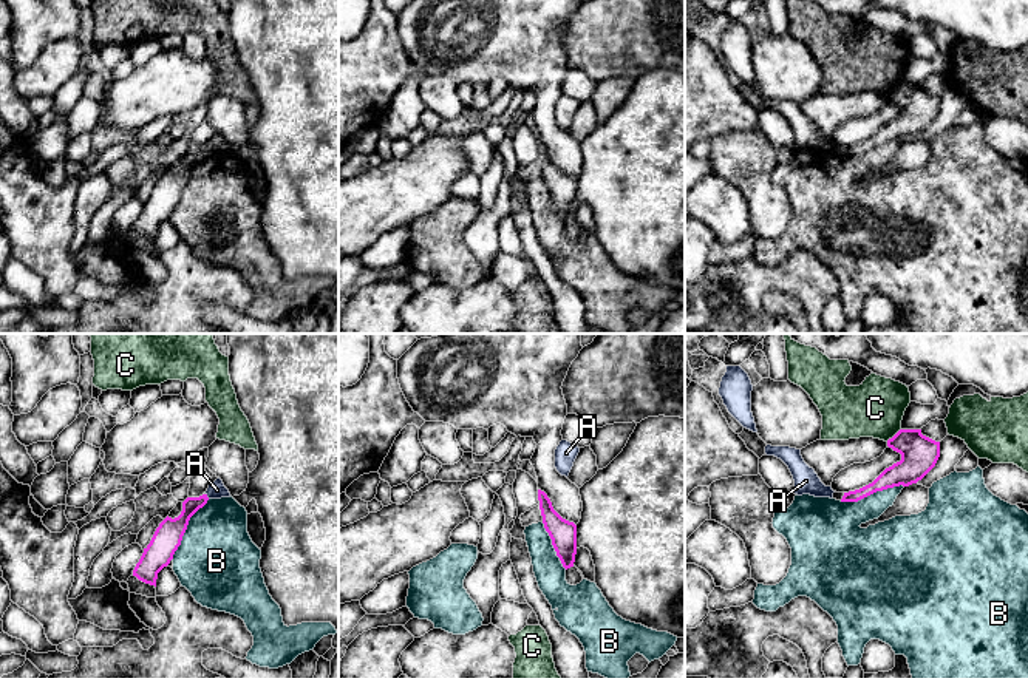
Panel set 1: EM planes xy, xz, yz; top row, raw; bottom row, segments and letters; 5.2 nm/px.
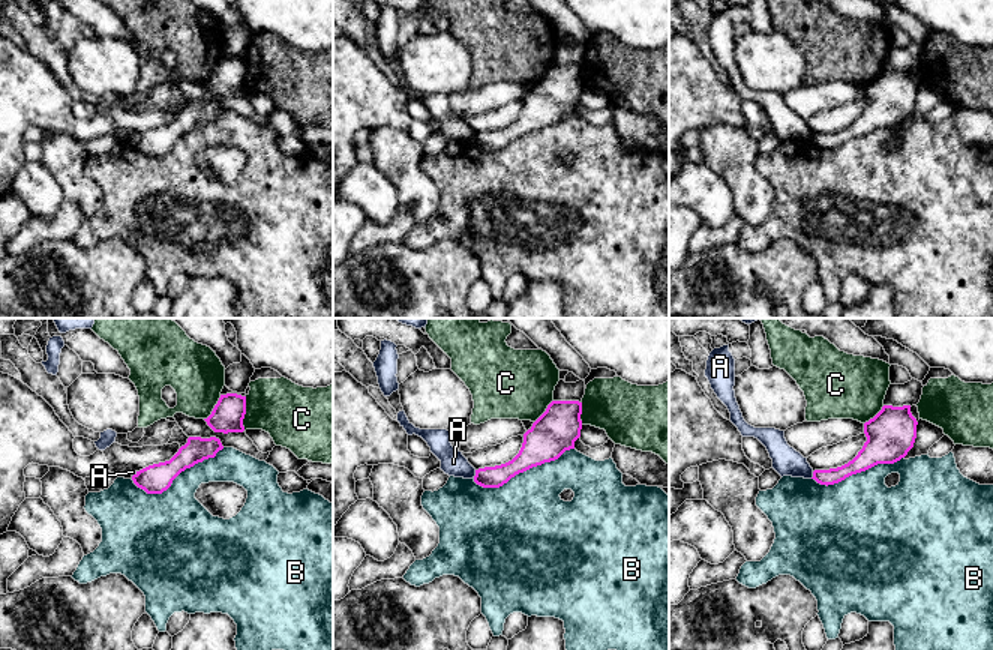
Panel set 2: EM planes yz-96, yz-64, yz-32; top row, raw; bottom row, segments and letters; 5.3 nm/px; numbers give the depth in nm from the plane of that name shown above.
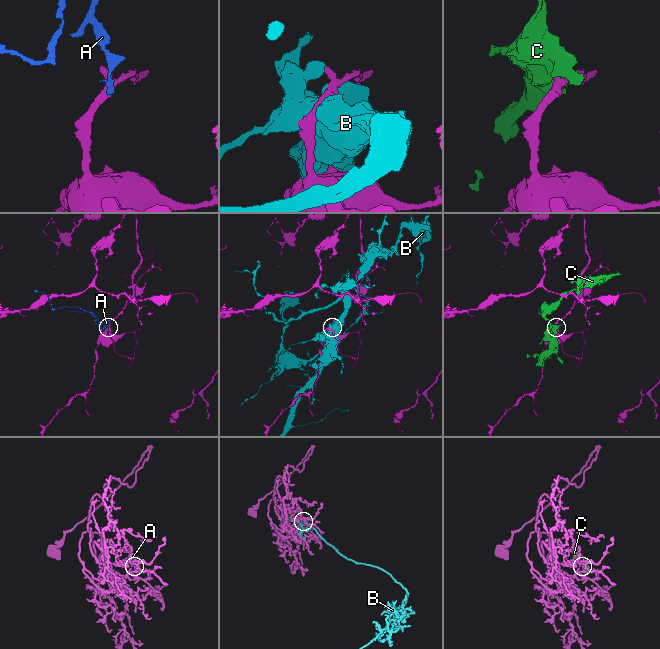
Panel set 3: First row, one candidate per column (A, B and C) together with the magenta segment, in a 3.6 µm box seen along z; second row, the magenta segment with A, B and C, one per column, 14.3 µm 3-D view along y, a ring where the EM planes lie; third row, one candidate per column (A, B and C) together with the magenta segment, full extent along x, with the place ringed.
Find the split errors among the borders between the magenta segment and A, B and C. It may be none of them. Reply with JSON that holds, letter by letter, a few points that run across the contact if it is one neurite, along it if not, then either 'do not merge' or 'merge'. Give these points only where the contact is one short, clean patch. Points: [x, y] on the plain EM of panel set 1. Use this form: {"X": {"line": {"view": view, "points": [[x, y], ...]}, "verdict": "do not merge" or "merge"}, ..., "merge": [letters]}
{"A": {"line": {"view": "xy", "points": [[206, 147], [209, 152]]}, "verdict": "do not merge"}, "B": {"verdict": "do not merge"}, "C": {"verdict": "do not merge"}, "merge": []}

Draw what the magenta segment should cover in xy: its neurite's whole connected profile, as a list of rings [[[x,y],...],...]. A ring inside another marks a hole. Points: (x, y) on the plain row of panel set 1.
[[[207,148],[199,151],[187,151],[182,156],[182,165],[178,171],[165,171],[156,182],[150,198],[133,224],[133,230],[139,235],[155,239],[158,227],[170,218],[175,205],[181,199],[190,171],[207,158]]]

